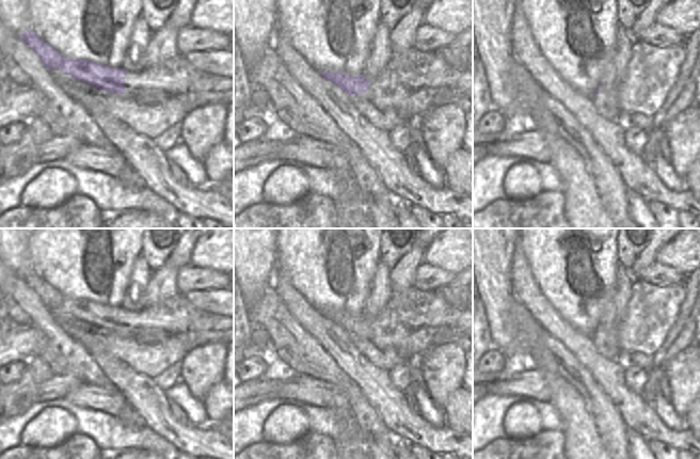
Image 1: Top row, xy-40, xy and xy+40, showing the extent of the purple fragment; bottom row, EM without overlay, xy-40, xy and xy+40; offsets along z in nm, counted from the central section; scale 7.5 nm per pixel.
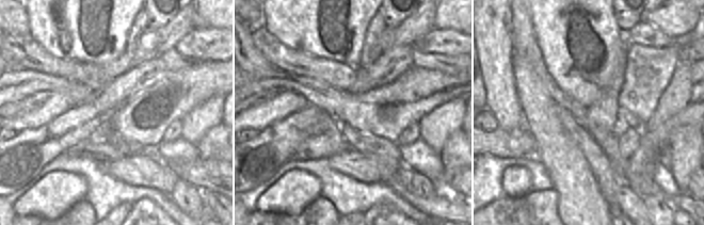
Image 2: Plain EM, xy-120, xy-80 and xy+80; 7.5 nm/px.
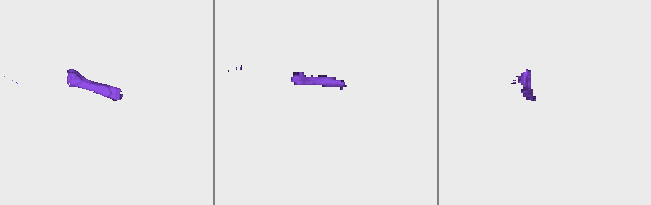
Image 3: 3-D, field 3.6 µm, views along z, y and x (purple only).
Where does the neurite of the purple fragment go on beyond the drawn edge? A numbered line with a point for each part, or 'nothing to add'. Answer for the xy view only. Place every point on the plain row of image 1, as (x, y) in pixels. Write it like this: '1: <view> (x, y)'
nothing to add

